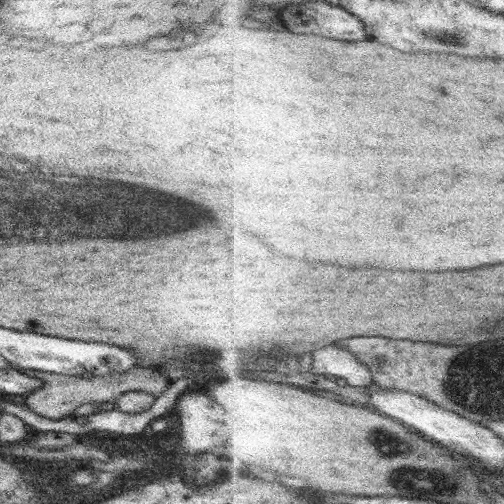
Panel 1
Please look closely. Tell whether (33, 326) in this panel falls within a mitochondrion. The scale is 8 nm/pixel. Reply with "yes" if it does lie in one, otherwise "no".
no

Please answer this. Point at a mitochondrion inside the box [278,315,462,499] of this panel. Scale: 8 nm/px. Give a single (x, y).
(379, 437)

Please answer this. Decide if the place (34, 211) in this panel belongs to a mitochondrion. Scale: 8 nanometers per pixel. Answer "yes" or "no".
yes

